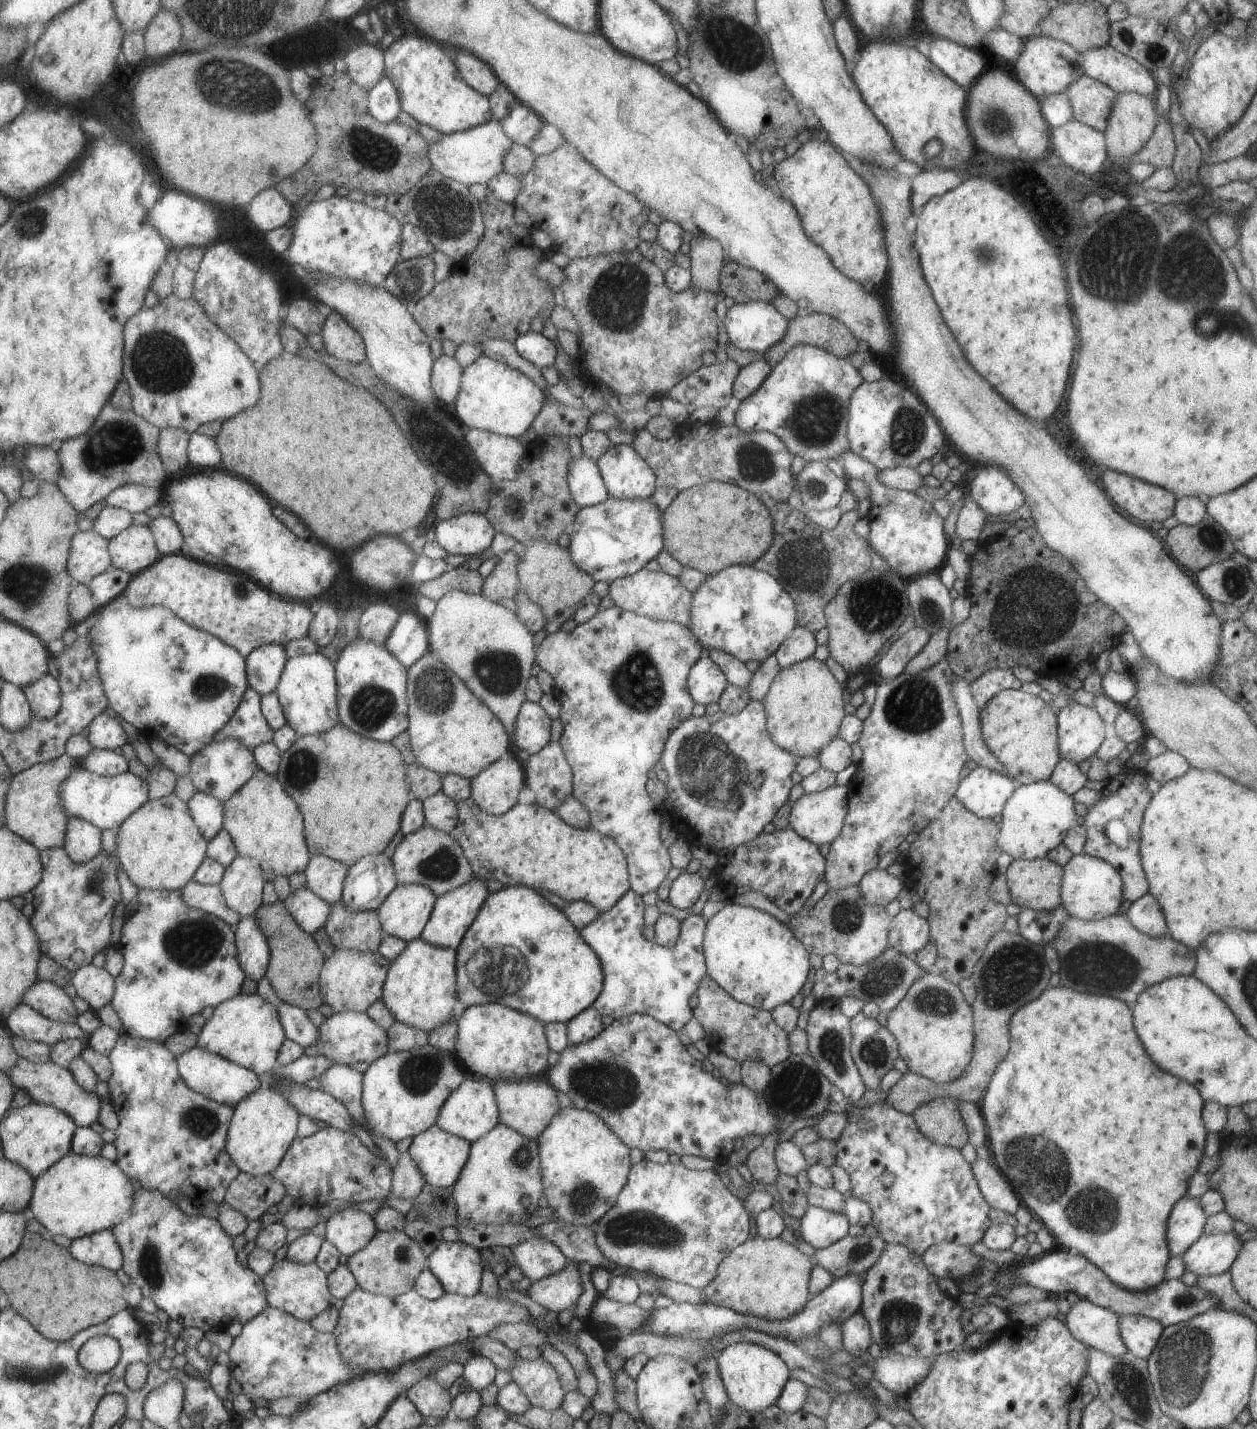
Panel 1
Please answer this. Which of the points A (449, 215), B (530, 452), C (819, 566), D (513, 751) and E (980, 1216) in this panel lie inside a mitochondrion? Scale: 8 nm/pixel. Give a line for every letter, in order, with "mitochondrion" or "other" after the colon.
A: mitochondrion
B: other
C: mitochondrion
D: other
E: other

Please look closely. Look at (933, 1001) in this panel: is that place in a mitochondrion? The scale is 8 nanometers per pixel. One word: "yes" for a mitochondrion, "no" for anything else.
yes

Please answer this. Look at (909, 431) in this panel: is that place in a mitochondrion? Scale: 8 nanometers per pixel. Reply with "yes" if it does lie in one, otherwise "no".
yes

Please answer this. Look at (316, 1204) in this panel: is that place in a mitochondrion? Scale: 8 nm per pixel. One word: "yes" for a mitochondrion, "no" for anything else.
no

